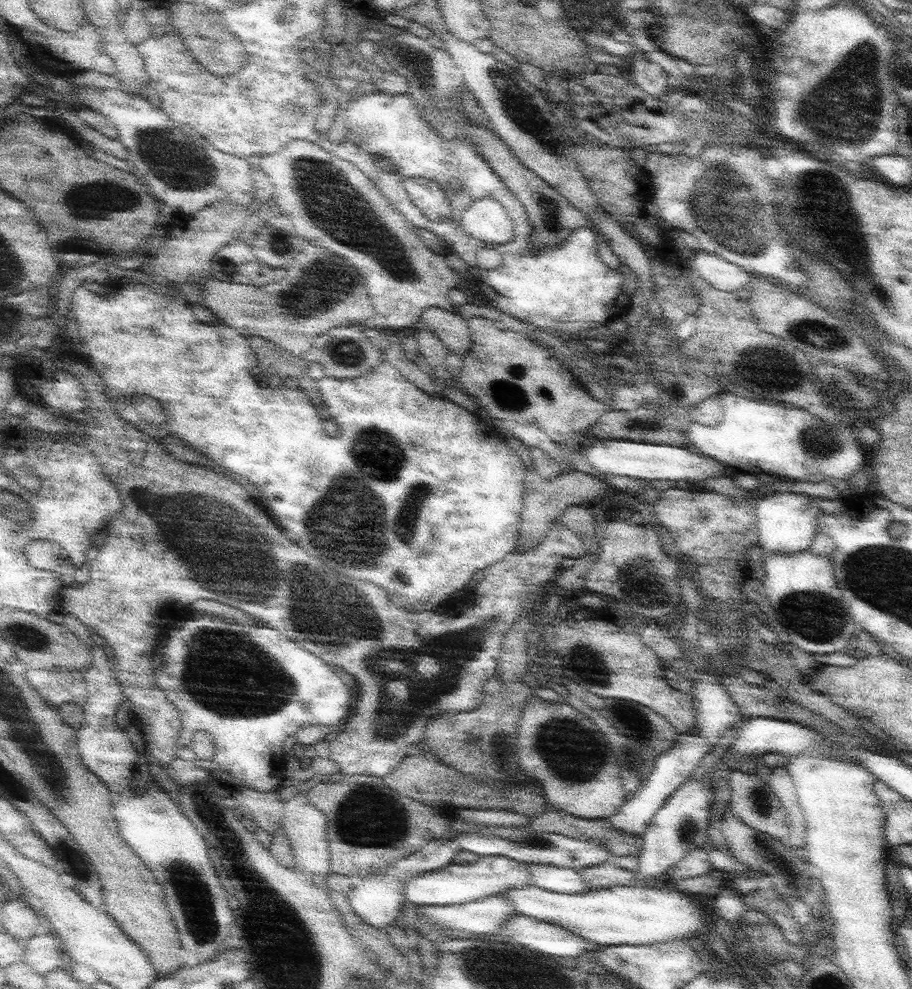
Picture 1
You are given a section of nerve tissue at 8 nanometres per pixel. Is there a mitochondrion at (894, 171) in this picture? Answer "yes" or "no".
no

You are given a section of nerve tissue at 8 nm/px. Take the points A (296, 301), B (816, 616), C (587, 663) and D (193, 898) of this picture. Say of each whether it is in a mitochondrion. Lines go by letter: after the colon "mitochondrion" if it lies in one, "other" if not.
A: mitochondrion
B: mitochondrion
C: mitochondrion
D: mitochondrion

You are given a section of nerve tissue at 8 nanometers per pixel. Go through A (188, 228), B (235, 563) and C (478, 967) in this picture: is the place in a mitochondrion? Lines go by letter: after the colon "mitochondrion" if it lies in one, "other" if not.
A: other
B: mitochondrion
C: mitochondrion

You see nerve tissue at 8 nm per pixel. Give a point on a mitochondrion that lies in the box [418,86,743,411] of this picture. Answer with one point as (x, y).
(549, 207)

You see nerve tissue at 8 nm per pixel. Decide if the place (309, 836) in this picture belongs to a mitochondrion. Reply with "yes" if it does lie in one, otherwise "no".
no

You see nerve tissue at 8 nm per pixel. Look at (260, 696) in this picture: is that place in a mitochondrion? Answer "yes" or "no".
yes

